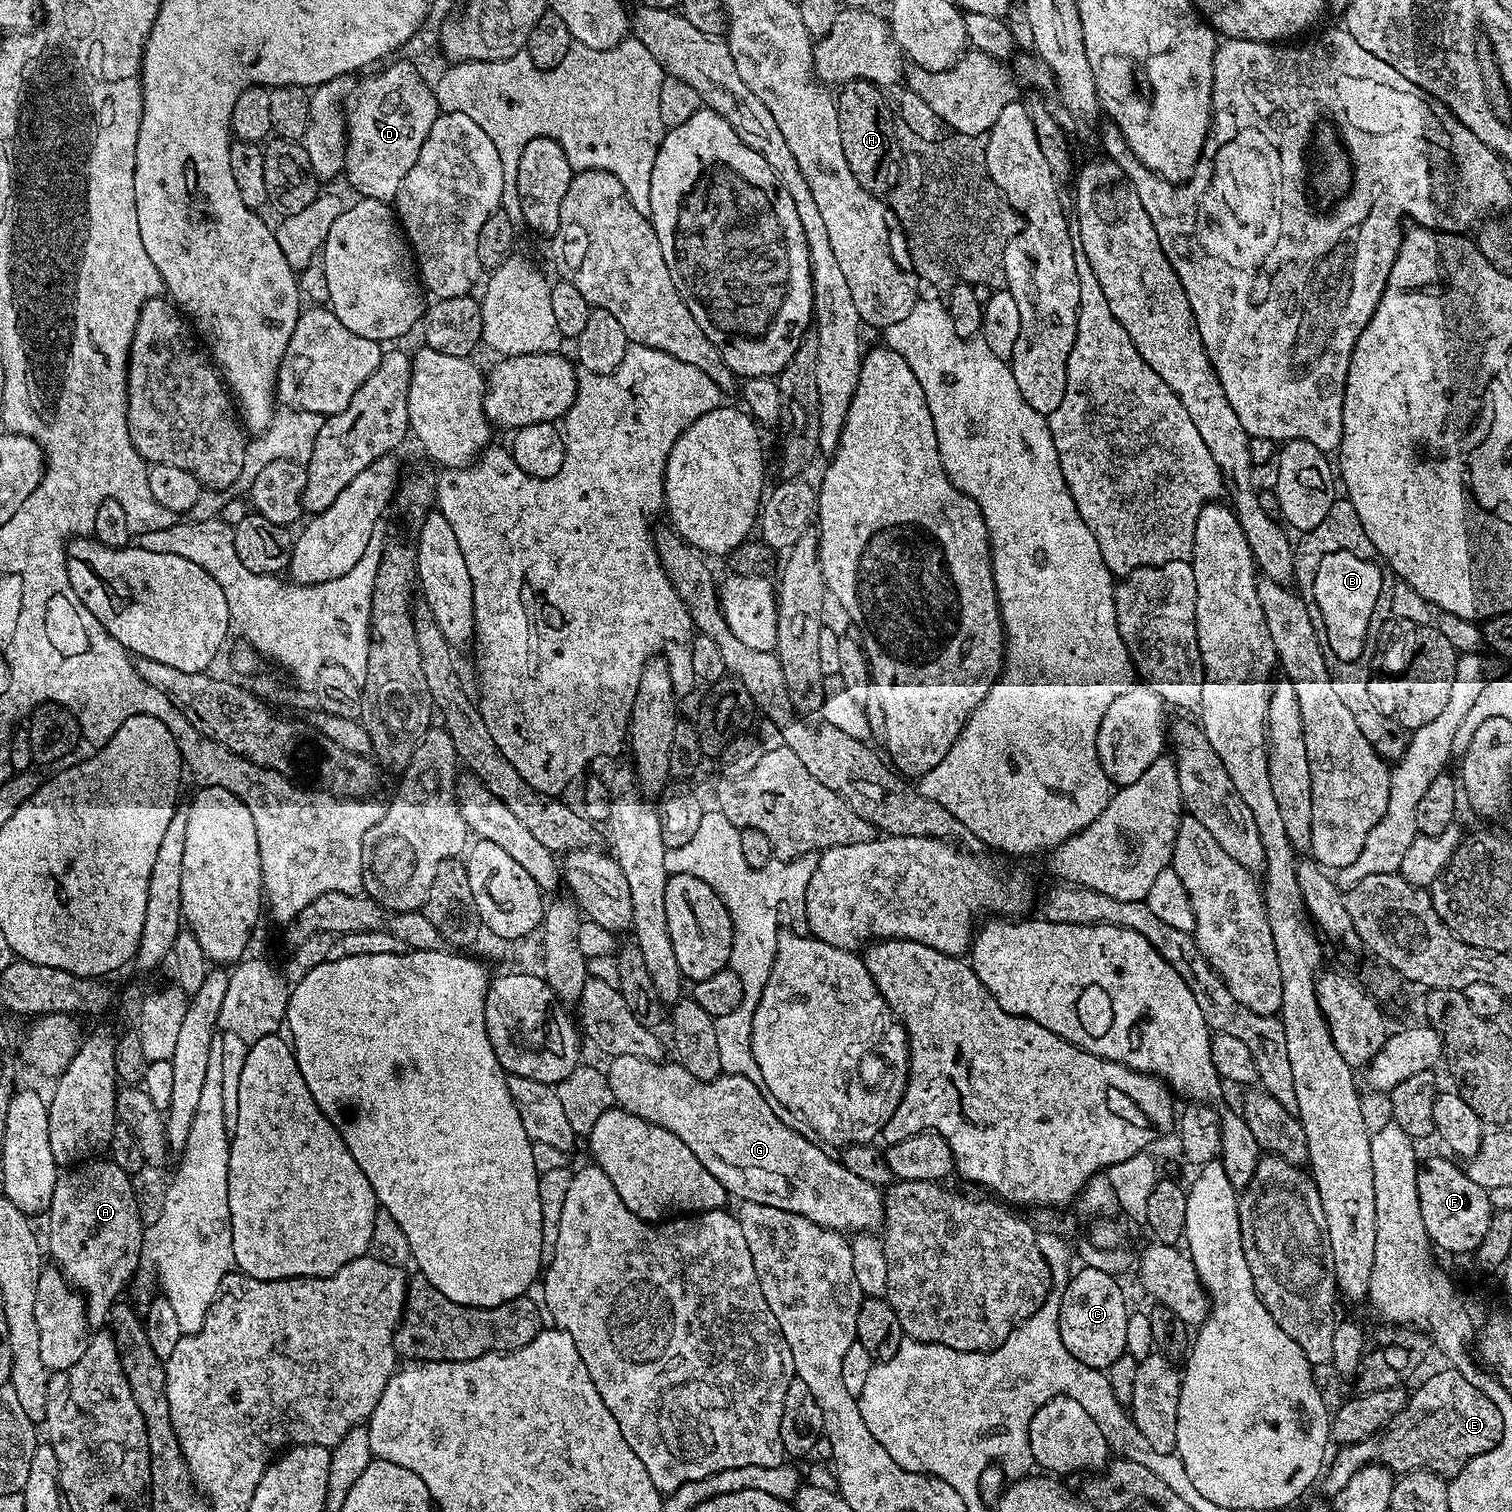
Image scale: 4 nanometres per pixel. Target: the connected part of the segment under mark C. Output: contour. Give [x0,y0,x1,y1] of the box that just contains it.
[1060,1265,1130,1372]

